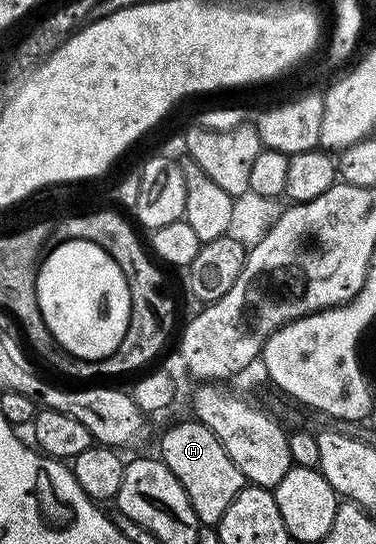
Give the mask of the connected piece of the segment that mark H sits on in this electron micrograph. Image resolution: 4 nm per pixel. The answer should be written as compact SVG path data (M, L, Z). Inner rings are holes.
M190 421L169 427L159 442L157 454L169 472L177 476L181 488L185 488L185 496L189 496L189 504L193 504L199 525L218 527L221 516L225 516L225 508L233 504L235 497L248 485L248 480L241 468L229 460L229 452L225 452L221 440L199 421Z

